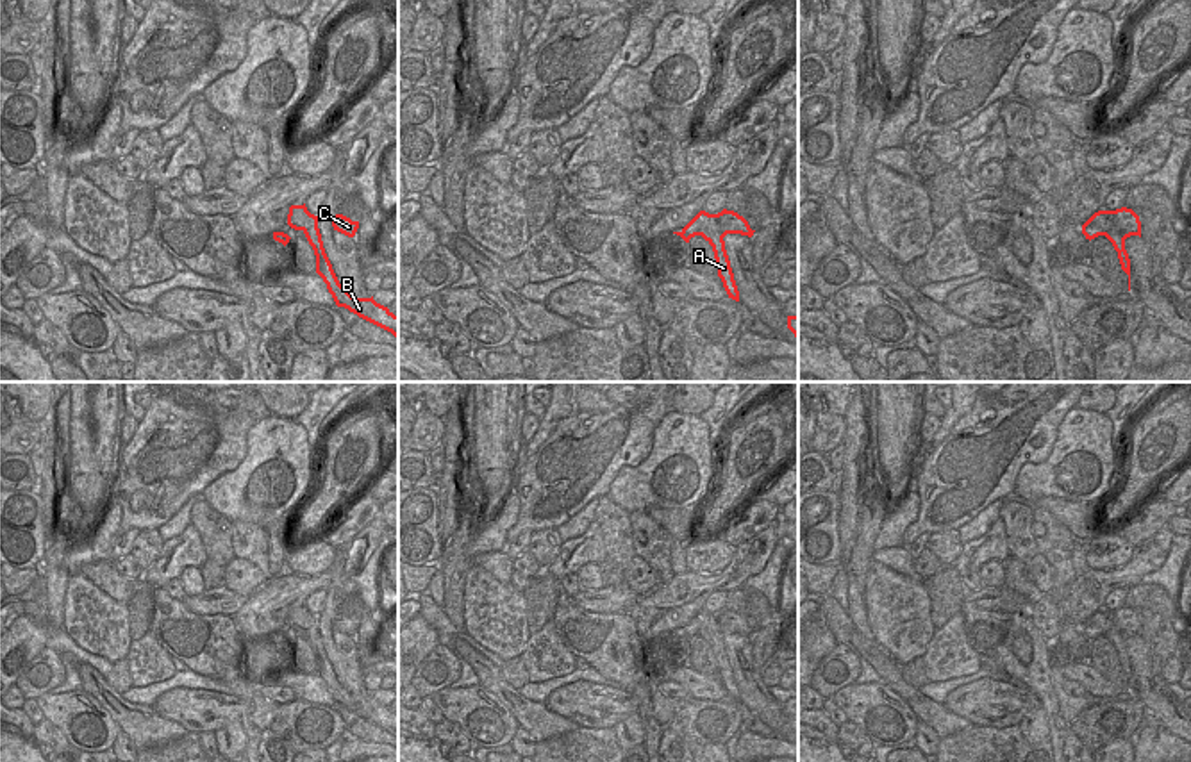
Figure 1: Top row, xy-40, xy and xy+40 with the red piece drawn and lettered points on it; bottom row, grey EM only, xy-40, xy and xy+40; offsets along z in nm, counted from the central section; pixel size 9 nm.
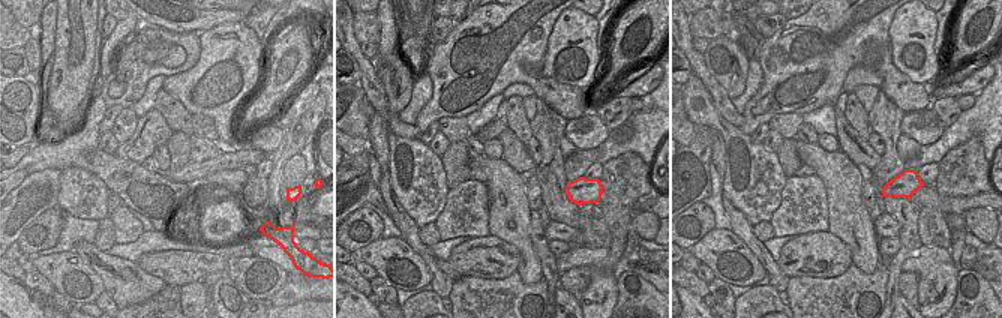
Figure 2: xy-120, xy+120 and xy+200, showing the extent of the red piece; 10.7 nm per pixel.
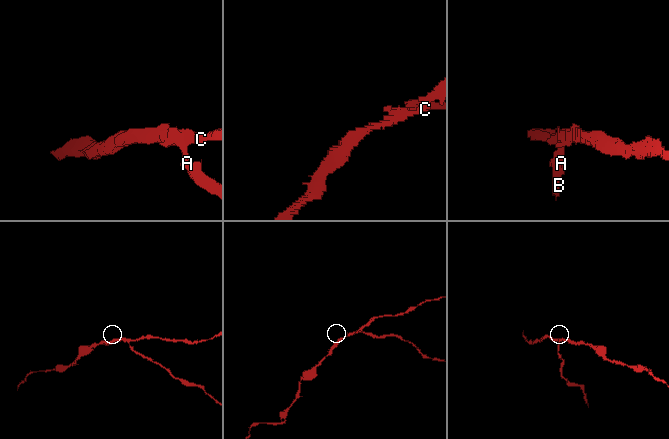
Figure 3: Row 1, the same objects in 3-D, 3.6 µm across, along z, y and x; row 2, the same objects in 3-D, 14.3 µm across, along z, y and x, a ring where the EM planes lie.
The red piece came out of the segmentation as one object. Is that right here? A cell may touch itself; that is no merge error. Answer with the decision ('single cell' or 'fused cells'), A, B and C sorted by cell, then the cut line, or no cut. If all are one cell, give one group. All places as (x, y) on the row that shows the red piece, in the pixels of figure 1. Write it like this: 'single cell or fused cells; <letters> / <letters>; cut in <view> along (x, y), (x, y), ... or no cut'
fused cells; A B / C; cut in xy along (715, 215), (724, 236)

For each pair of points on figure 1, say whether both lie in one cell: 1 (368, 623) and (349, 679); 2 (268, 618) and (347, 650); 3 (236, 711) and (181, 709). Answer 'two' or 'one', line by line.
1: two
2: two
3: one

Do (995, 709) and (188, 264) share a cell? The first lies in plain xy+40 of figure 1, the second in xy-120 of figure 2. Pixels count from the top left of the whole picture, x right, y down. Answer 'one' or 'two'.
one

